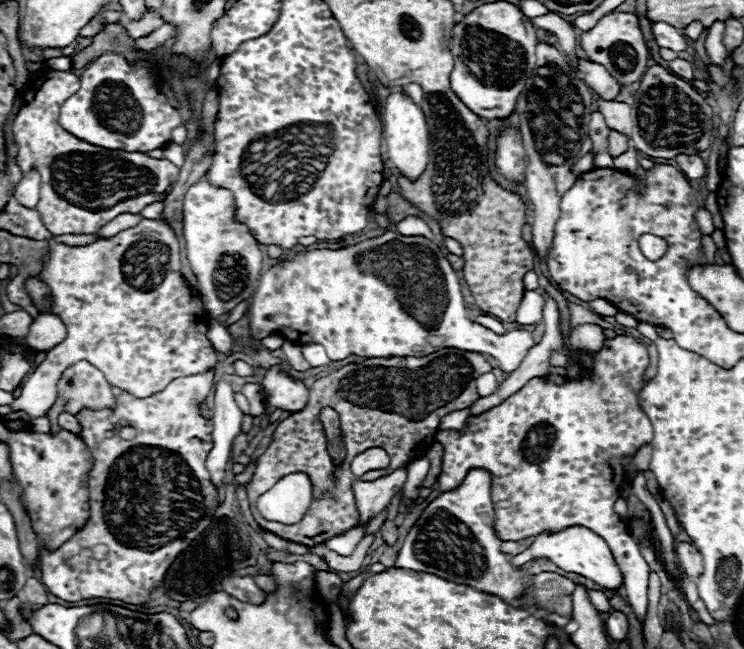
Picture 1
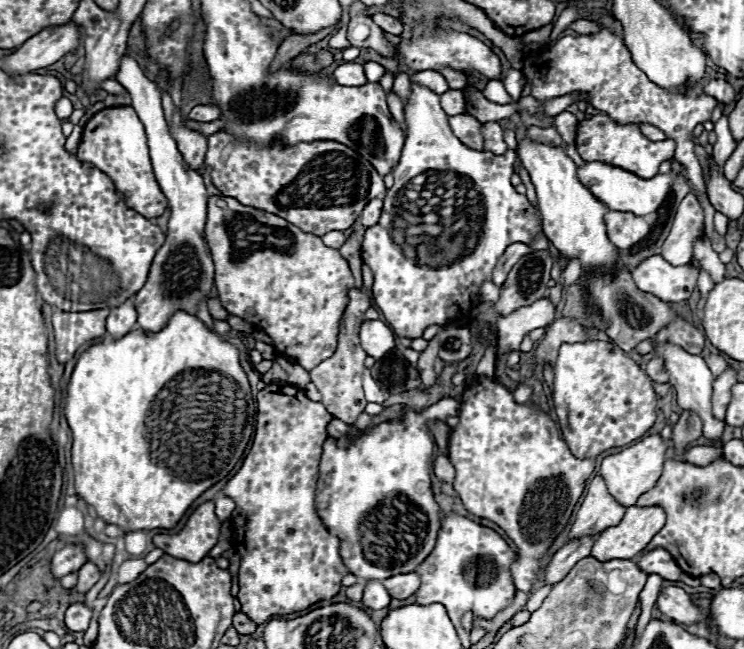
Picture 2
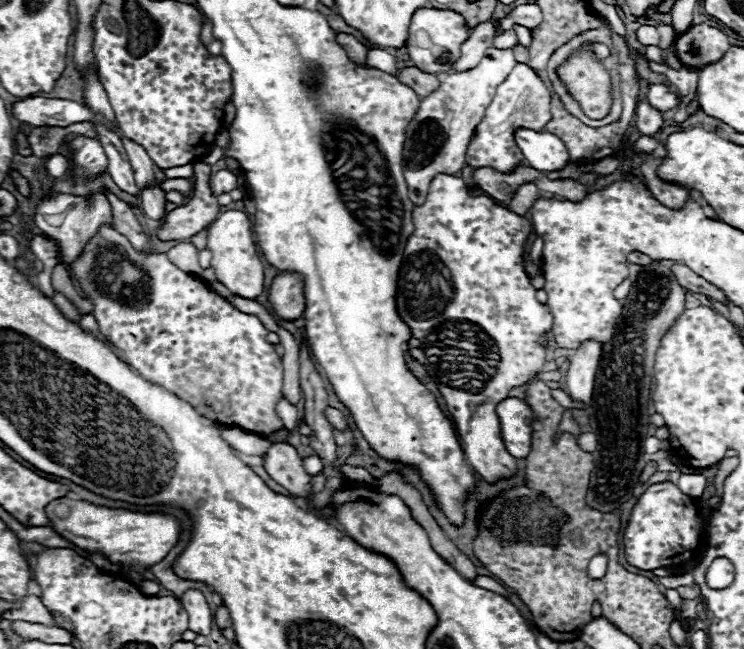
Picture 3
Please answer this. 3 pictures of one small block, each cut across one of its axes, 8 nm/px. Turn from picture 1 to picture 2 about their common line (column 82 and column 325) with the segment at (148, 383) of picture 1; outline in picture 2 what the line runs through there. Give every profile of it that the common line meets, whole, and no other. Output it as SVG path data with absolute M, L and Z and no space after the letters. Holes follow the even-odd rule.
M210 196L208 198L208 220L206 220L206 240L210 244L210 252L216 264L216 288L222 306L232 314L238 316L272 338L272 346L278 354L284 354L304 370L316 368L320 362L328 360L336 350L338 338L338 324L342 320L342 312L350 298L346 292L354 288L354 278L350 274L348 262L340 256L336 248L328 248L322 240L310 232L302 232L300 228L292 226L290 222L252 208L244 206L234 198L228 196ZM274 230L288 230L294 234L294 244L286 250L276 250L274 246L264 244L264 236L260 232L274 232Z

